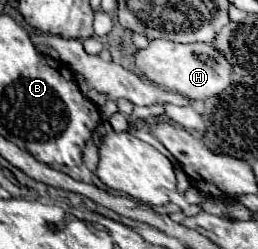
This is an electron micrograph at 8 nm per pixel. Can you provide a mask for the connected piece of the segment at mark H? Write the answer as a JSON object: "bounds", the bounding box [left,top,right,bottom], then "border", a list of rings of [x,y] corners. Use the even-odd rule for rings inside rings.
{"bounds":[136,40,232,100],"border":[[[152,40],[148,48],[138,50],[136,66],[152,82],[166,86],[190,100],[206,100],[224,92],[232,82],[232,64],[226,60],[224,52],[212,44],[178,44],[170,40]]]}

